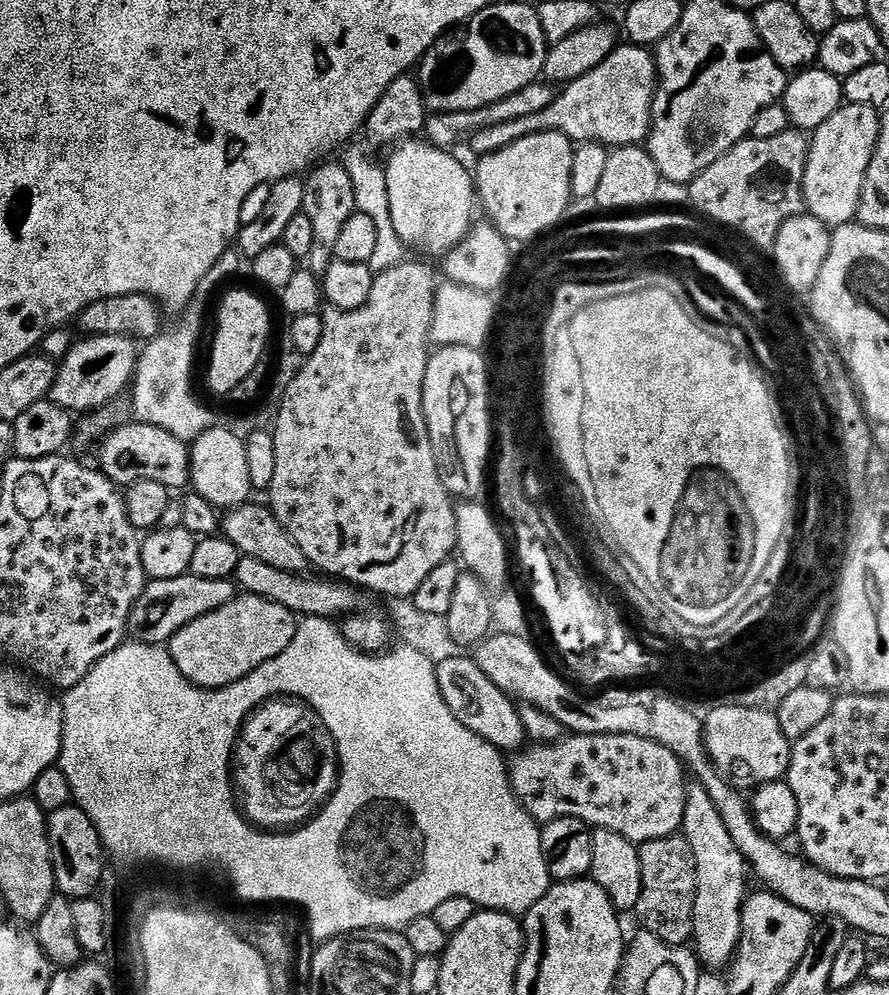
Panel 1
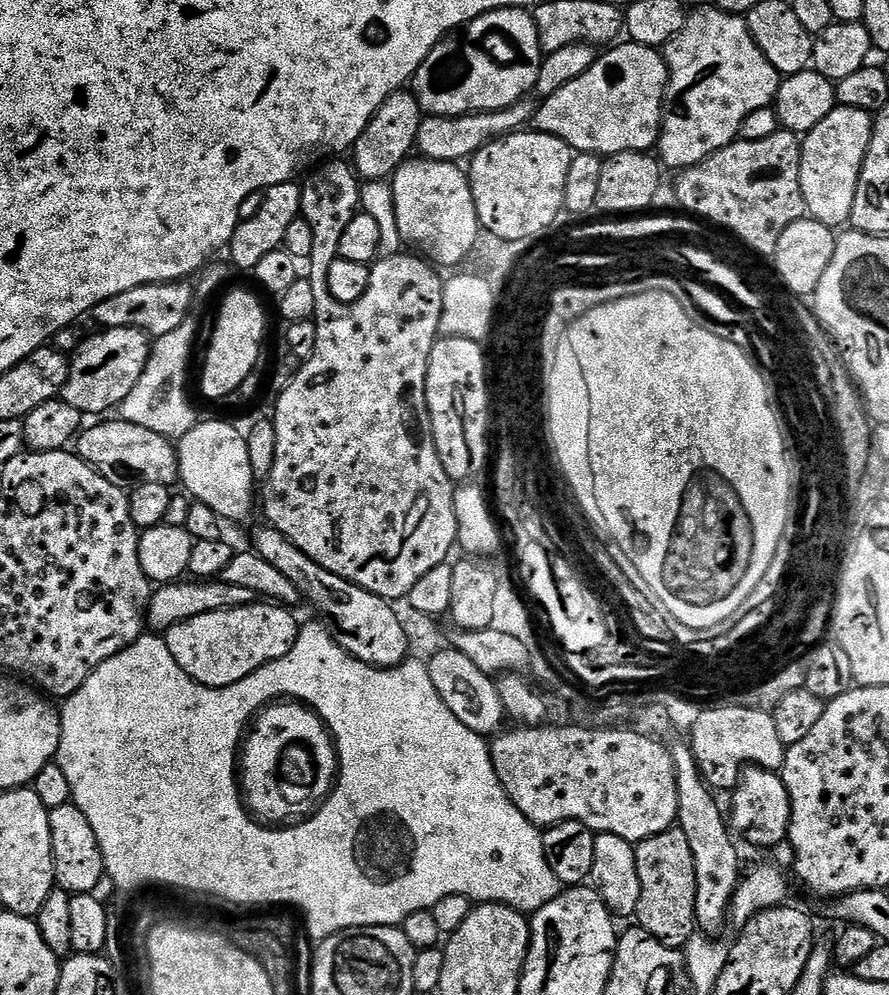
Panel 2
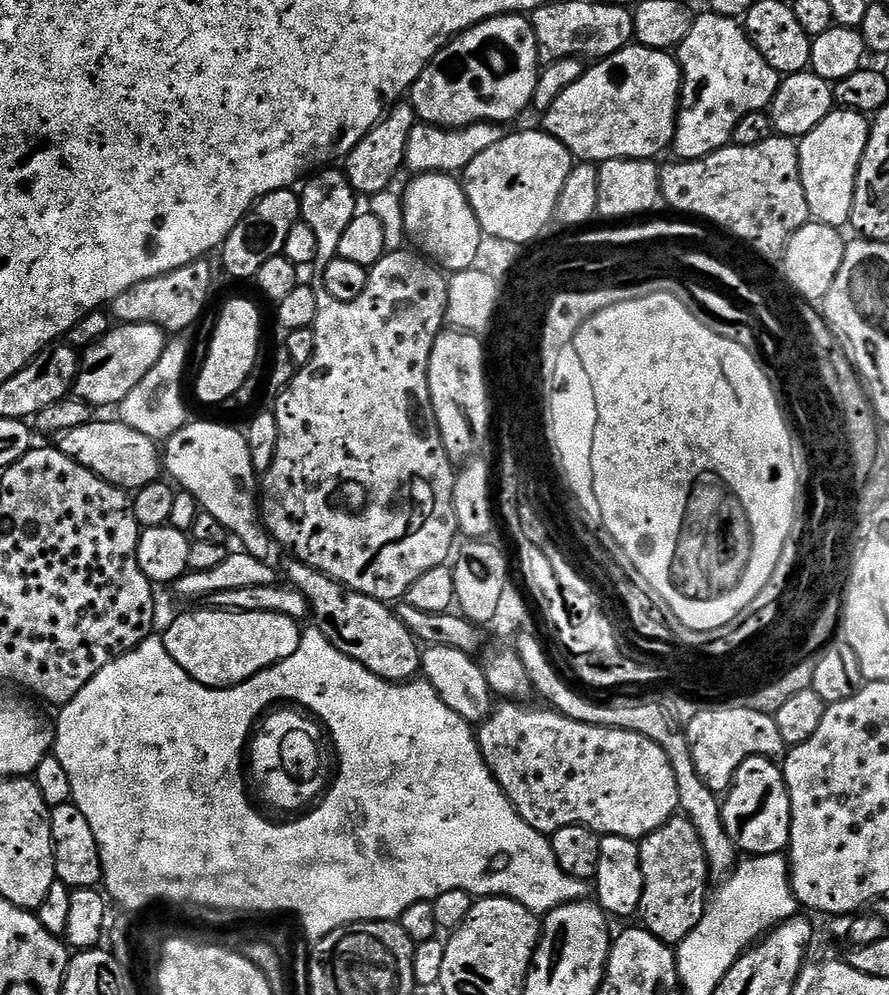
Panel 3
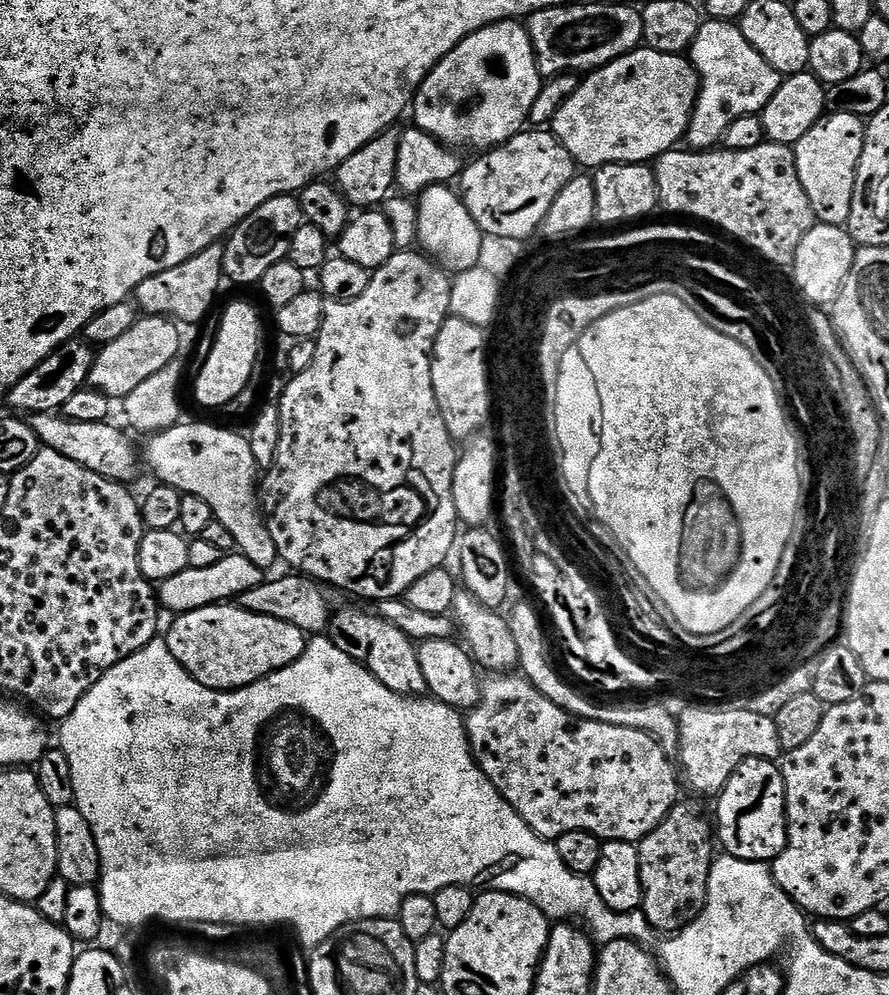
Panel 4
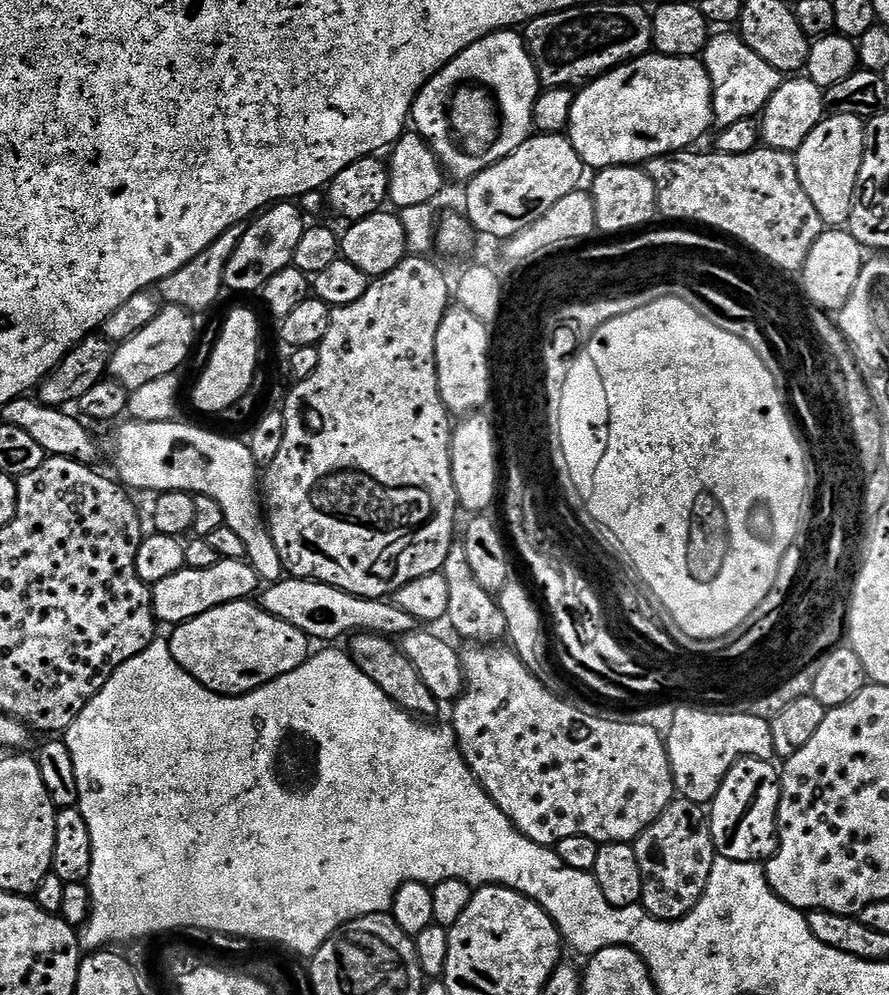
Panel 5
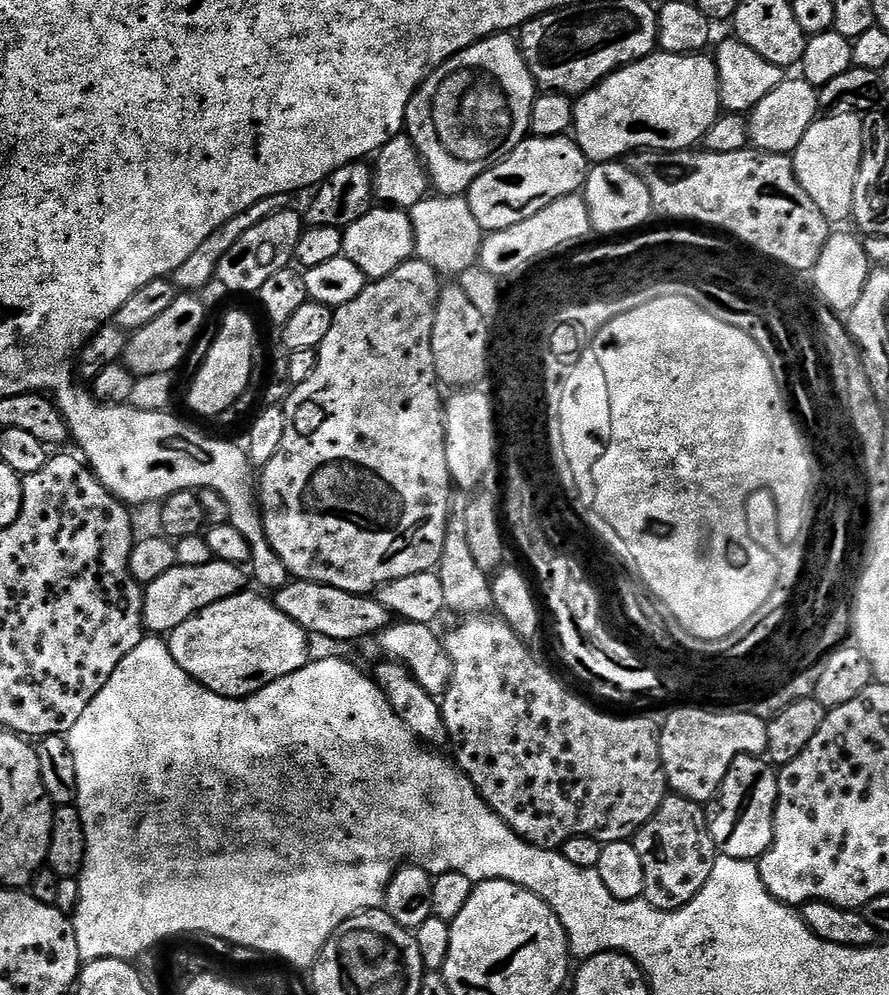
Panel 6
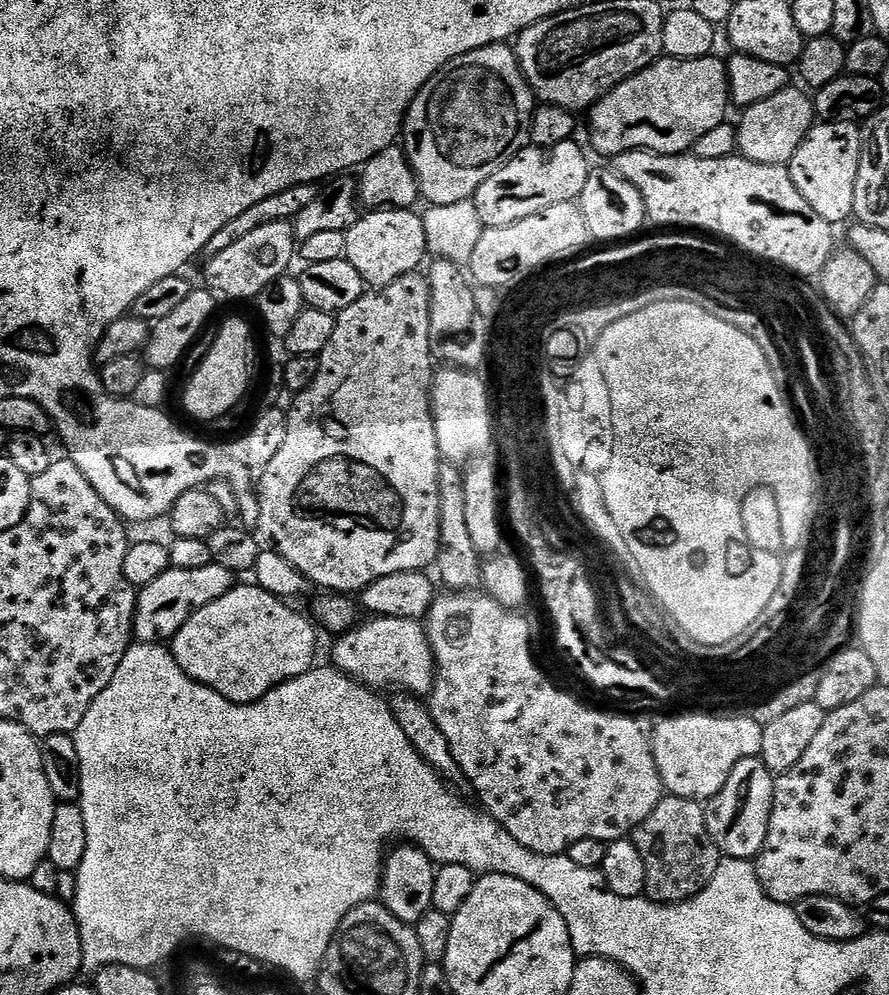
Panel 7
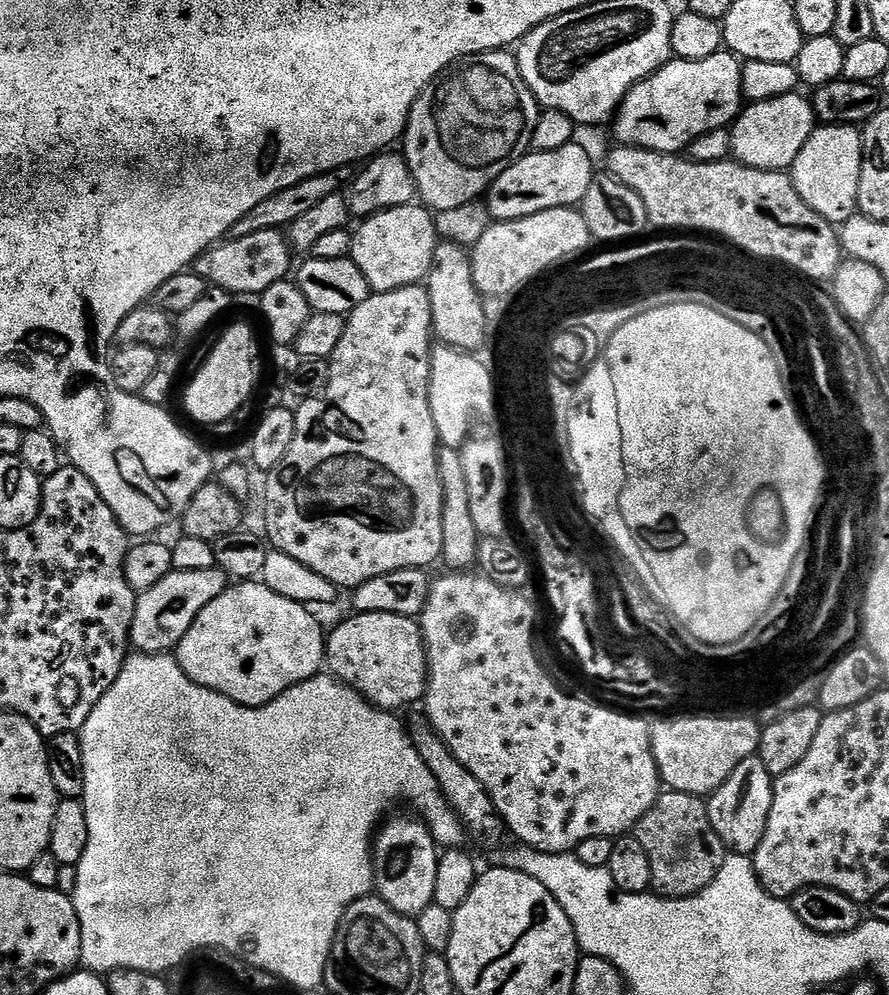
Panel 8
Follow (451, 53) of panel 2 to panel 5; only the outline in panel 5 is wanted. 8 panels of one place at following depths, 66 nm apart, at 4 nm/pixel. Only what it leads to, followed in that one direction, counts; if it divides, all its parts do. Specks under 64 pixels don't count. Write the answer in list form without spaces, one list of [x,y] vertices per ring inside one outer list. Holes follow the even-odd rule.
[[[501,30],[499,32],[489,32],[478,42],[471,44],[466,50],[462,50],[456,55],[440,73],[424,82],[424,87],[416,95],[416,101],[412,104],[411,123],[414,125],[415,131],[420,133],[420,137],[432,147],[432,153],[440,160],[440,166],[444,169],[449,177],[452,176],[461,182],[467,182],[476,176],[482,170],[486,170],[490,166],[494,166],[502,158],[506,158],[510,154],[514,154],[514,150],[518,150],[518,146],[522,146],[522,142],[526,142],[529,136],[533,135],[532,115],[534,114],[534,106],[537,98],[540,97],[542,85],[536,67],[532,61],[532,56],[528,53],[528,45],[523,35],[519,36],[516,30]]]

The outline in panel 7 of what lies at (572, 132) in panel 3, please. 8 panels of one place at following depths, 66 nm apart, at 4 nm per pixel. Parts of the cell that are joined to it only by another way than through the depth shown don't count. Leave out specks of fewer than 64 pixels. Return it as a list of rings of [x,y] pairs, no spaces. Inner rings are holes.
[[[715,55],[703,56],[697,60],[661,58],[646,70],[626,78],[590,109],[593,146],[605,158],[623,152],[633,152],[636,148],[642,148],[645,152],[659,152],[661,156],[679,156],[695,149],[702,134],[707,134],[714,130],[714,126],[723,124],[729,119],[728,70],[723,59],[721,61],[716,59]]]

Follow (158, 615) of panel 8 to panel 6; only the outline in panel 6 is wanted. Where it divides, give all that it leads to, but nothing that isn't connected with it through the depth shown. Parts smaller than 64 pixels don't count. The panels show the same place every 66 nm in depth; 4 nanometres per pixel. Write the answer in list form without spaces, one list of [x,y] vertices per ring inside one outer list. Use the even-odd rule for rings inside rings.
[[[210,561],[206,566],[177,566],[144,588],[144,627],[152,634],[171,634],[195,612],[245,591],[246,572],[239,564]]]

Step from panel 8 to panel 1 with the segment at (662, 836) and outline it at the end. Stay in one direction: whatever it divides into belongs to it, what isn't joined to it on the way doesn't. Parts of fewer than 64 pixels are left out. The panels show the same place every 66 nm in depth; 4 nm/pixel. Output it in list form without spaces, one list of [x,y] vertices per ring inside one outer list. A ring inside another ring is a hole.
[[[682,834],[651,840],[639,845],[642,862],[642,895],[634,917],[643,931],[662,938],[667,944],[687,945],[694,930],[694,894],[696,893],[696,863],[694,850]]]

